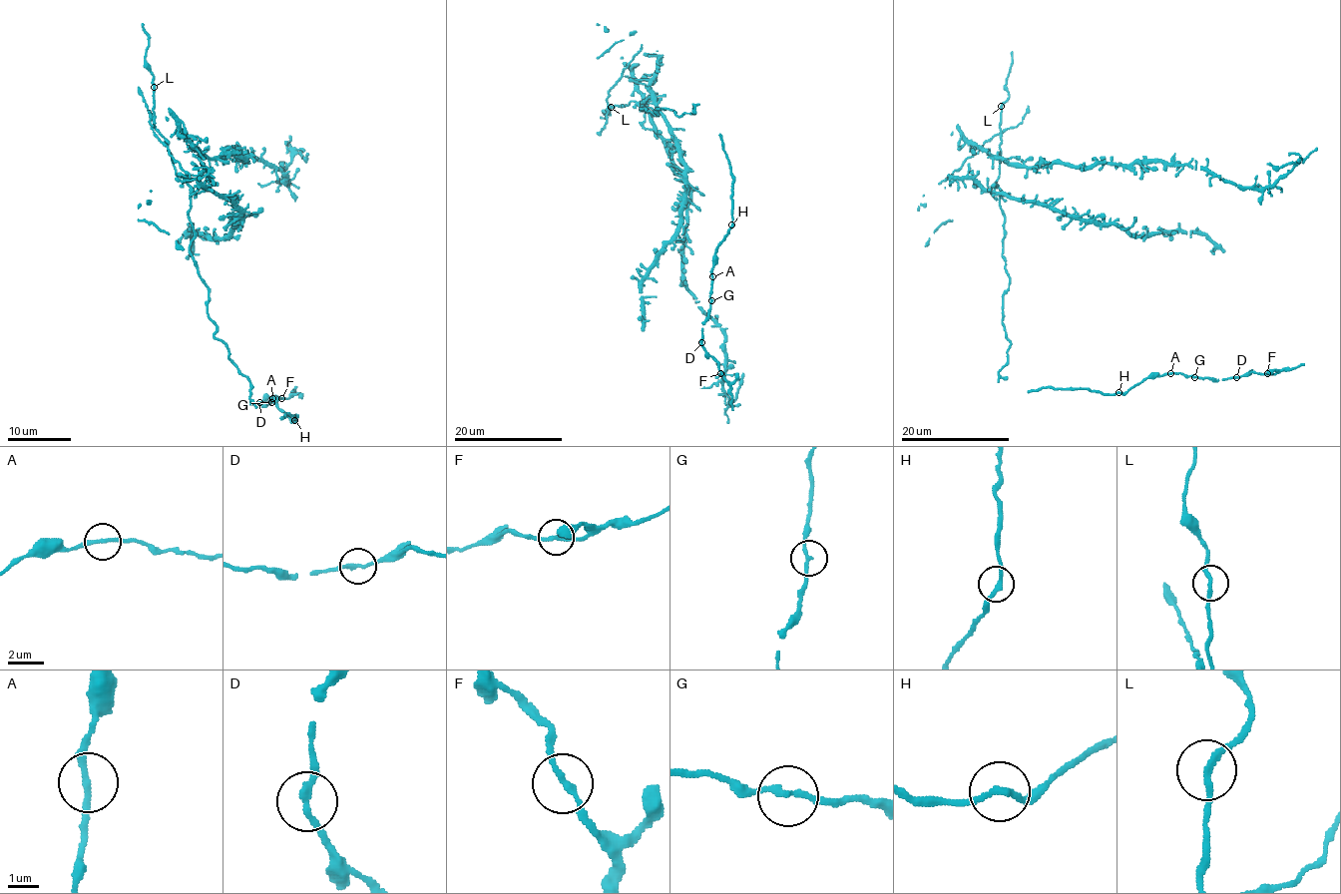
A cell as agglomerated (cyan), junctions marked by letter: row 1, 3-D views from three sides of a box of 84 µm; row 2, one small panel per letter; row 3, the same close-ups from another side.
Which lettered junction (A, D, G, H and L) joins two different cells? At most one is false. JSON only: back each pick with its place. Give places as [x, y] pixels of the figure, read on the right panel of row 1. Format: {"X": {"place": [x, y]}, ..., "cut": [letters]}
{"cut": []}

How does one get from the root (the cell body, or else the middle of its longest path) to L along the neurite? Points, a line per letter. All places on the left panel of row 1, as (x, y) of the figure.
L: (191, 191), (191, 187), (175, 171), (167, 139), (154, 125), (154, 87)

